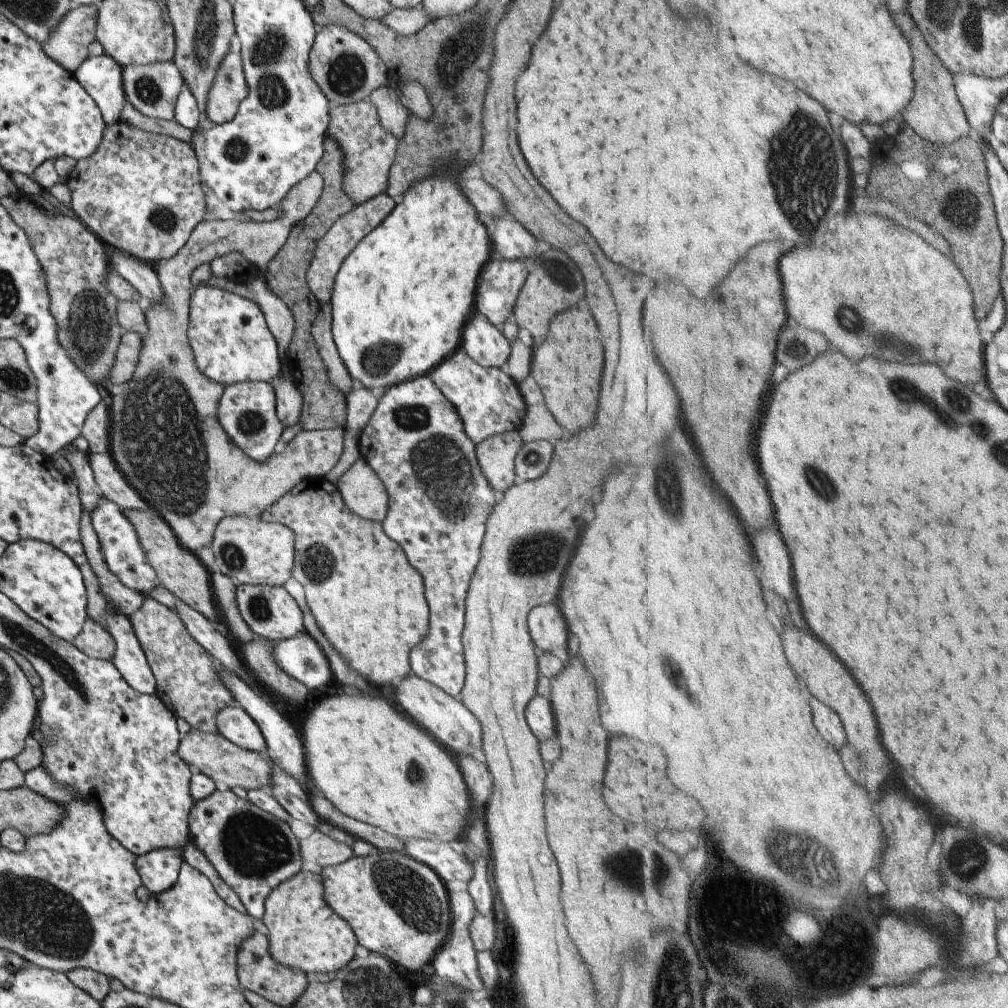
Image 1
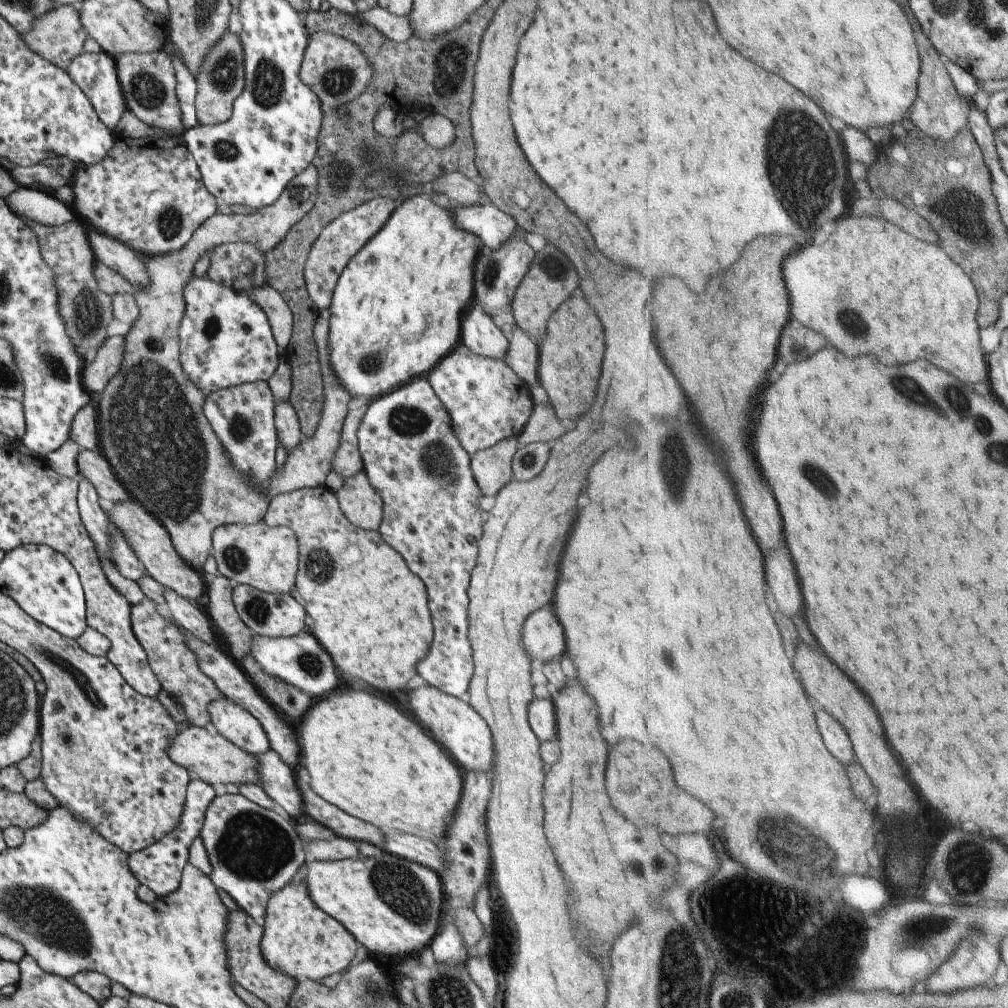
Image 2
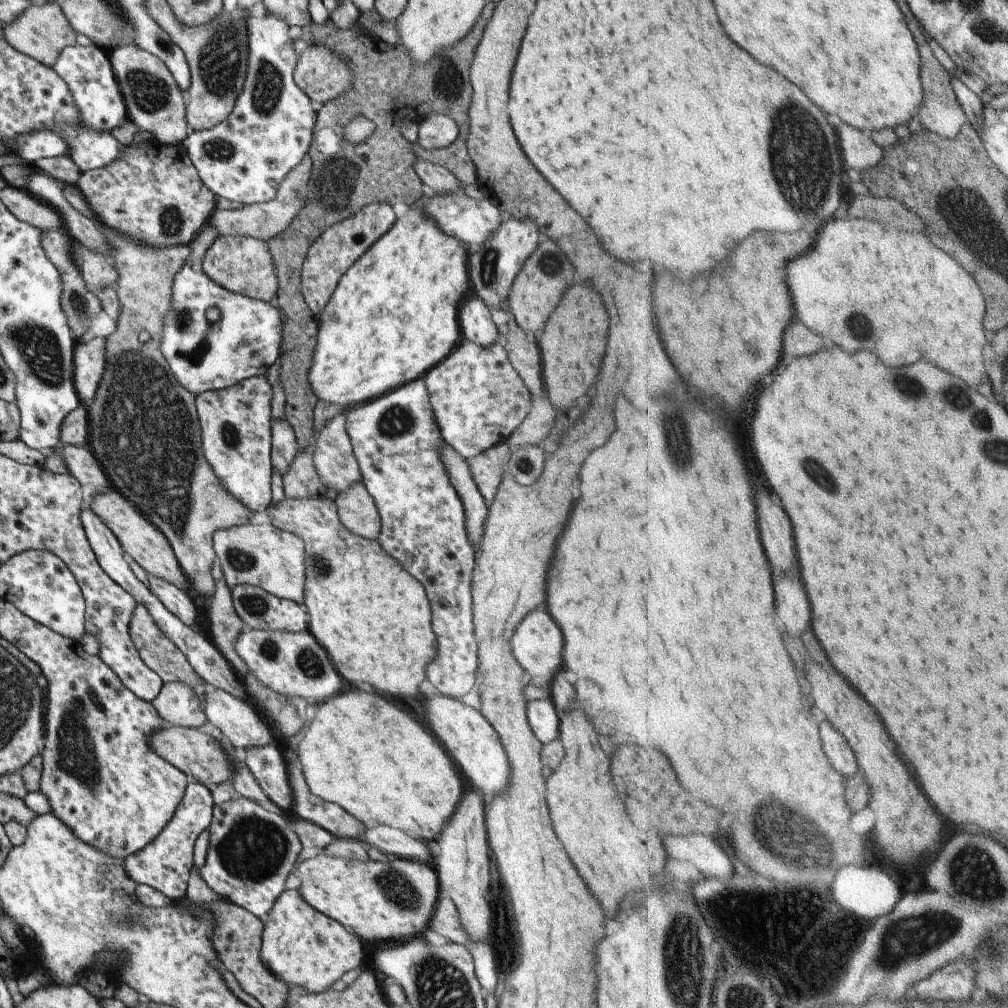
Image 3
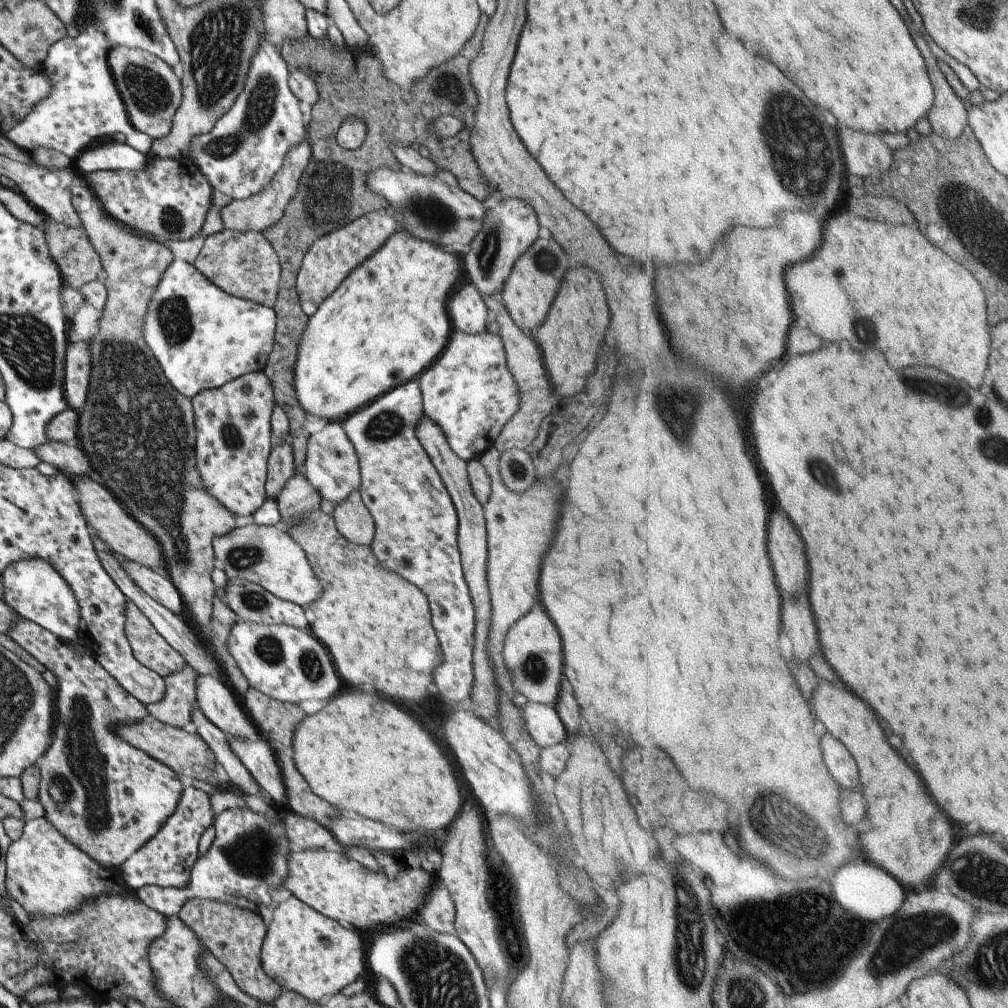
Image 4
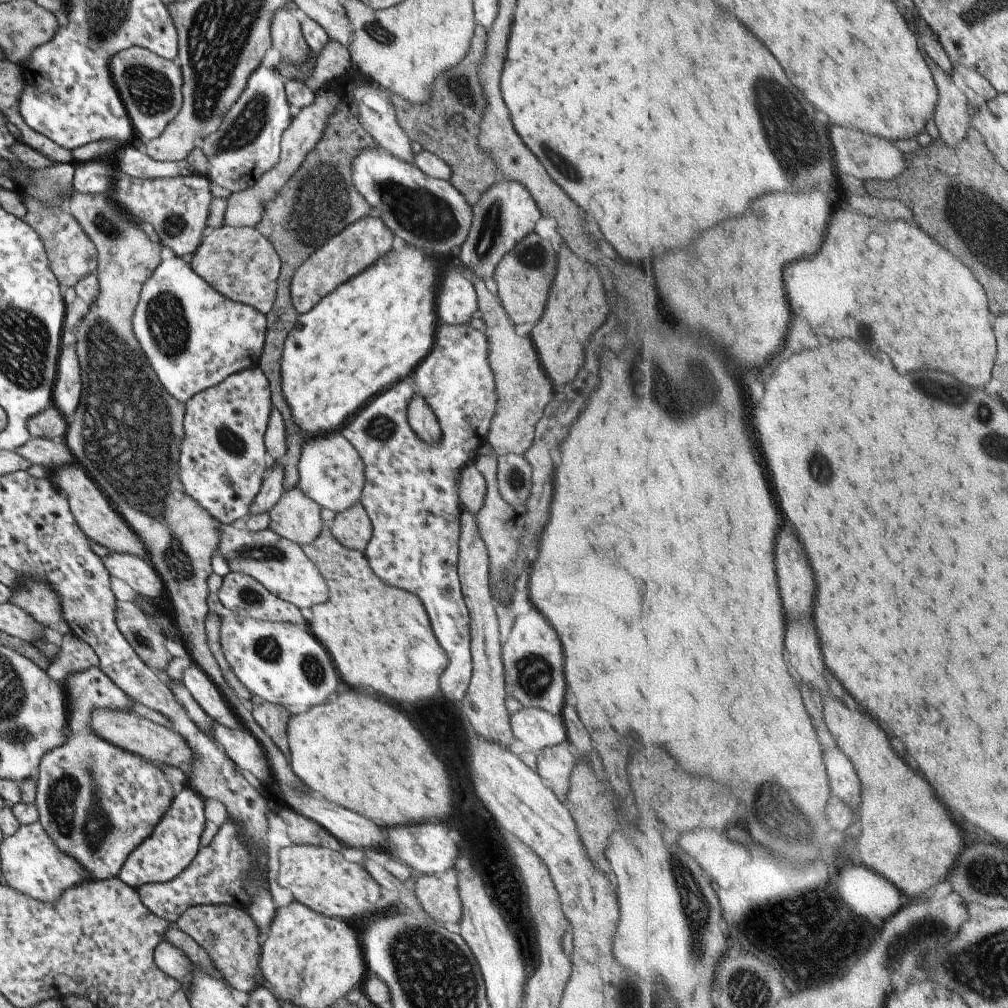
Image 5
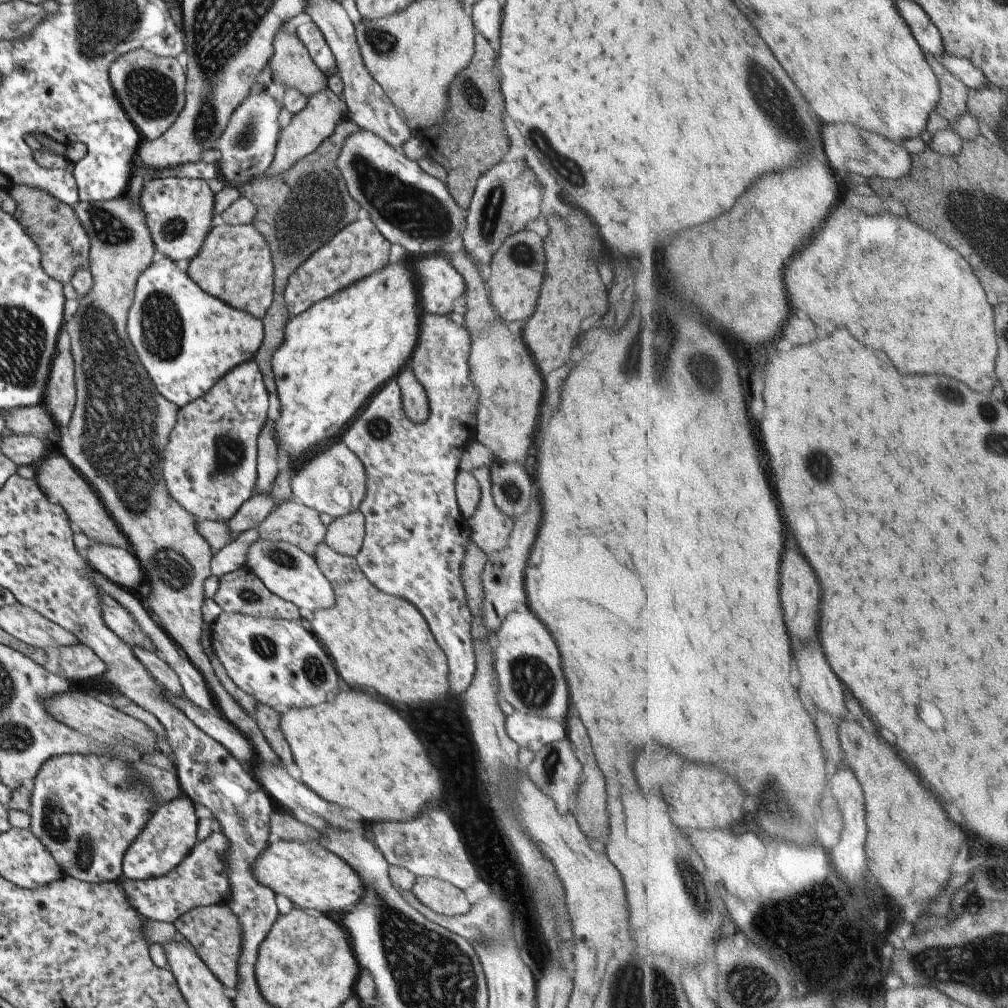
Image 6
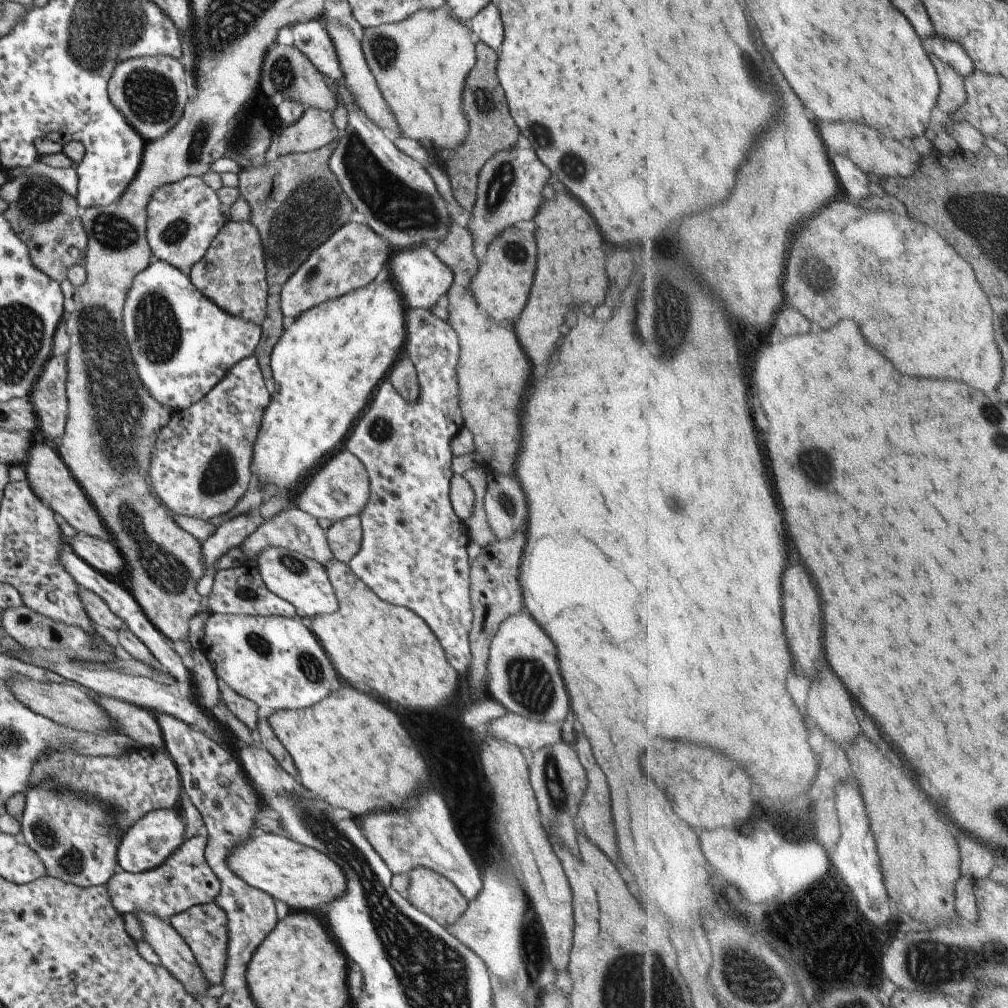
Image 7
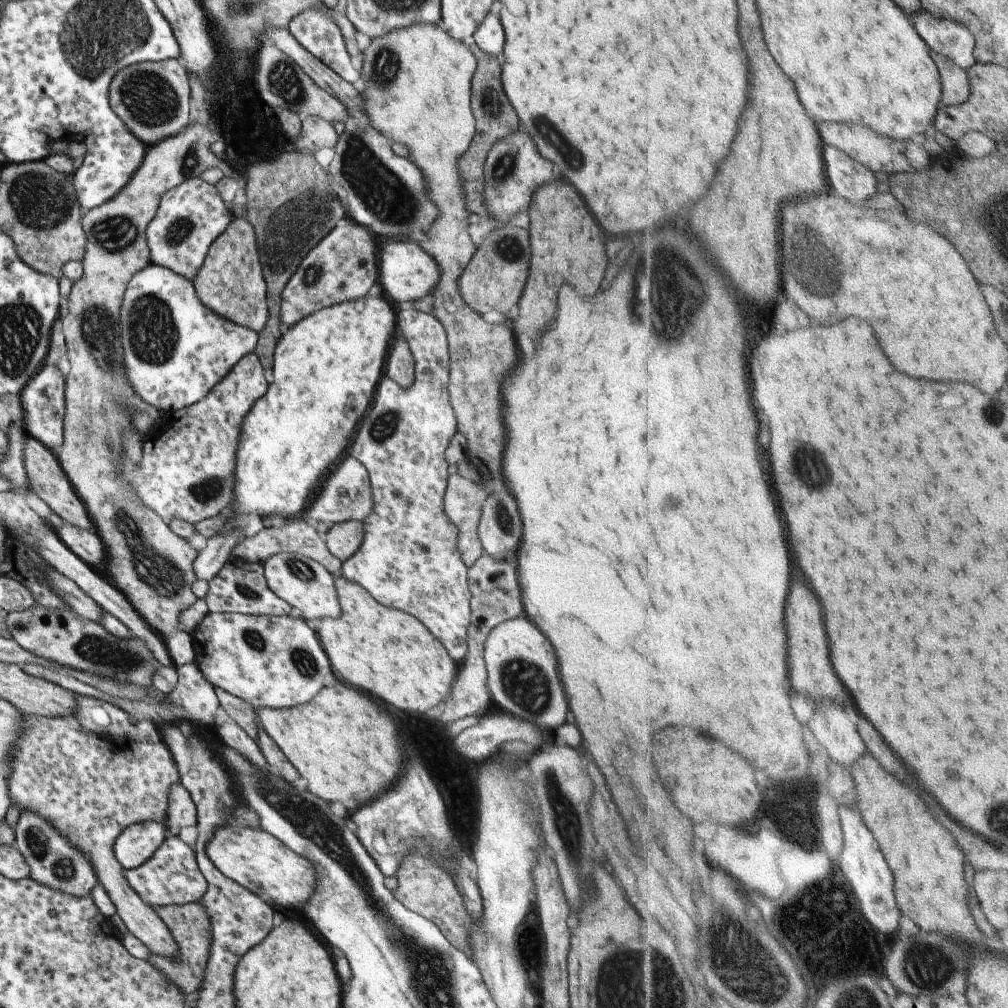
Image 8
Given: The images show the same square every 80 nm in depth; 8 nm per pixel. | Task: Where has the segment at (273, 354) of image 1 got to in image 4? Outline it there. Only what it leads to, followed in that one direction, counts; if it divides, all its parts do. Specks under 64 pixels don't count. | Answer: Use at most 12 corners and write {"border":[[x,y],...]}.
{"border":[[172,260],[142,337],[190,399],[265,368],[276,312]]}

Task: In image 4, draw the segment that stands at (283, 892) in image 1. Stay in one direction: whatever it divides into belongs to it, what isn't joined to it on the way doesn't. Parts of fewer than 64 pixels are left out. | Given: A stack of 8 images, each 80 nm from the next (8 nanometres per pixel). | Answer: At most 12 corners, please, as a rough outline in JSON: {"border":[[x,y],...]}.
{"border":[[293,895],[272,911],[263,972],[312,1003],[363,970],[357,930]]}

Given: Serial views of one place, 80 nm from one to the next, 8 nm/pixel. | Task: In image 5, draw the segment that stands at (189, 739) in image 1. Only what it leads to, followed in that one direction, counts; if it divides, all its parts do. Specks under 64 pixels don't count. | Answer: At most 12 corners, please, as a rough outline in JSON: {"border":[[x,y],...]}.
{"border":[[98,709],[103,740],[185,772],[196,757],[180,734],[137,713]]}

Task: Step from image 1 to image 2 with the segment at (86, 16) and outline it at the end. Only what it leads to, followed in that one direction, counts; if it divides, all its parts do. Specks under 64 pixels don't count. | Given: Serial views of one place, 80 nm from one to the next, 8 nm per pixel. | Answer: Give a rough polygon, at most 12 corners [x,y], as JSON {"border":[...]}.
{"border":[[71,5],[55,6],[19,34],[63,70],[88,38]]}

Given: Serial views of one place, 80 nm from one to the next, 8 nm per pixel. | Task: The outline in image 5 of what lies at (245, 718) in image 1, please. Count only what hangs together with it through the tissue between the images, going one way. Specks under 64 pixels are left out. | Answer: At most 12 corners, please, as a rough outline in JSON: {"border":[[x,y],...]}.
{"border":[[192,664],[182,680],[211,720],[245,730],[220,690]]}

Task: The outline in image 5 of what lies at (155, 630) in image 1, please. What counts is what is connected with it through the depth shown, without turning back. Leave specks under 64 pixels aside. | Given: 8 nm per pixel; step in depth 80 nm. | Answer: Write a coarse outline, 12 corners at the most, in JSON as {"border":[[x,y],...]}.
{"border":[[133,601],[115,622],[139,660],[159,674],[173,658]]}

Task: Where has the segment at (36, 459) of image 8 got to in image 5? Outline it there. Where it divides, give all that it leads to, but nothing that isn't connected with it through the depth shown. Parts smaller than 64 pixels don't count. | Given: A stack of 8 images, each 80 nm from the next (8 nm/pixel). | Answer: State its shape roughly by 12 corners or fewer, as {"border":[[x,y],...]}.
{"border":[[78,465],[51,470],[75,522],[109,551],[146,548]]}

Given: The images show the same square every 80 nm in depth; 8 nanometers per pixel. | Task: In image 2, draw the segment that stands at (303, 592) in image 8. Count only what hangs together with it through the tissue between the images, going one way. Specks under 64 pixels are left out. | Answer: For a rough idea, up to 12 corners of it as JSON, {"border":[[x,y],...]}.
{"border":[[263,521],[212,532],[217,574],[289,593],[295,533]]}

